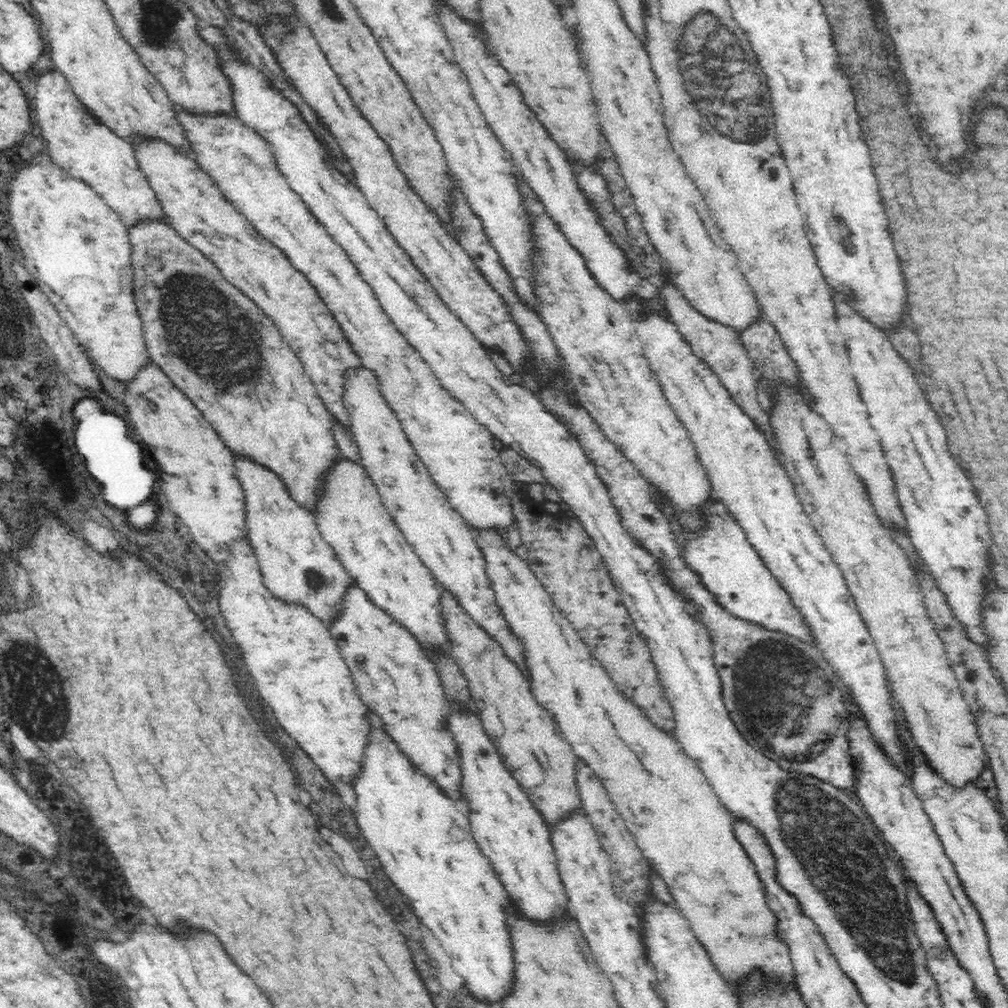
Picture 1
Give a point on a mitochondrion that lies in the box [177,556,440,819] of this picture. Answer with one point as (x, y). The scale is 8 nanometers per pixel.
(317, 582)

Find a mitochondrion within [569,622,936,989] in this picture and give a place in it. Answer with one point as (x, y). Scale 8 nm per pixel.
(776, 687)

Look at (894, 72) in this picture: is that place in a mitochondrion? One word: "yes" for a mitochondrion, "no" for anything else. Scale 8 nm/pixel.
no

